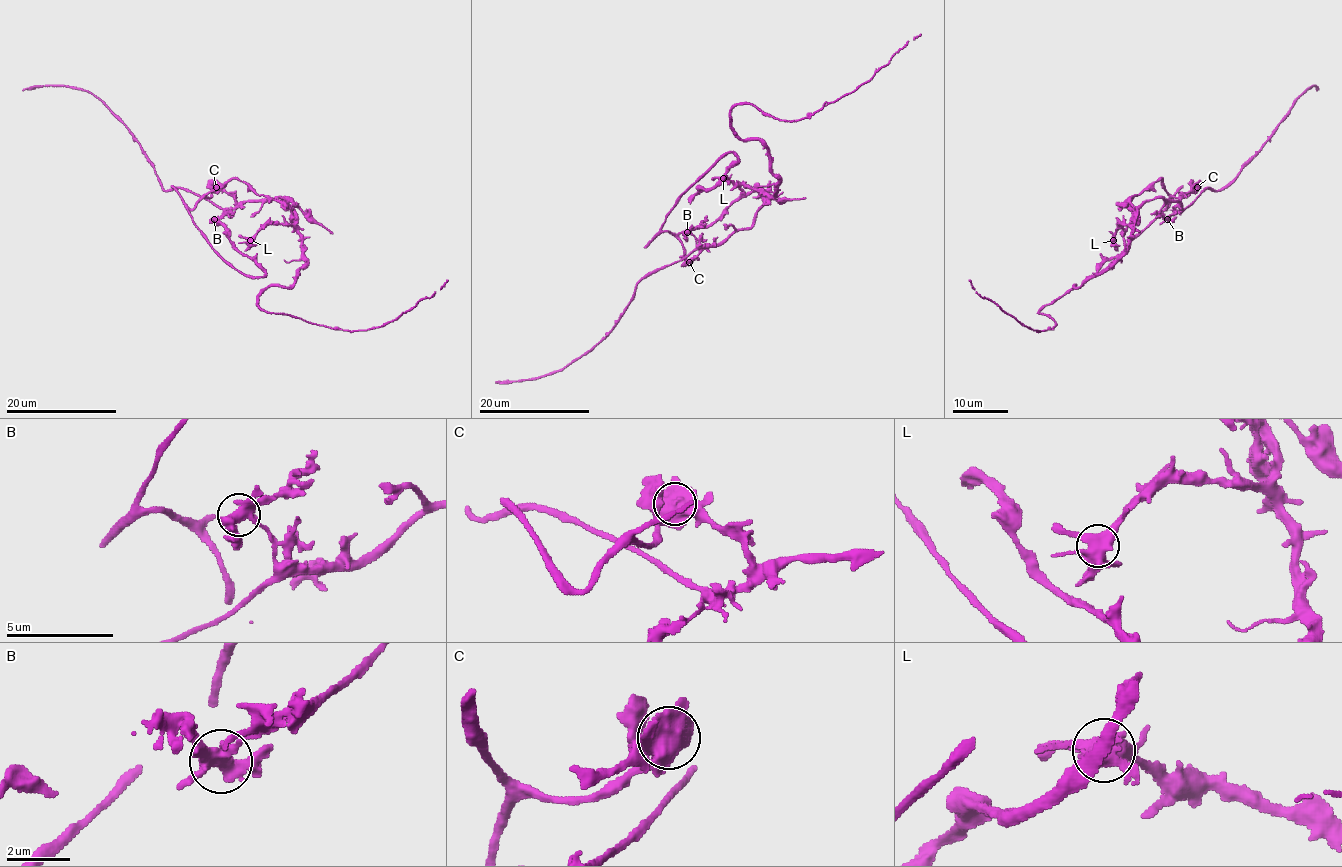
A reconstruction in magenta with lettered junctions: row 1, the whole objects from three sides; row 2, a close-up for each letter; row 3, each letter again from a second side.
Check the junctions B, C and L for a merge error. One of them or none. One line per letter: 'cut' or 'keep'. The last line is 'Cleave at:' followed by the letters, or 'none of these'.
B: keep
C: cut
L: keep
Cleave at: C

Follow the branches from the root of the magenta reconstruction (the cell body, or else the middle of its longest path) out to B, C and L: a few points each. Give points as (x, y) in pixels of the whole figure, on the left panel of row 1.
B: (292, 220), (292, 210), (279, 197), (239, 203), (214, 220)
C: (292, 220), (292, 210), (279, 197), (238, 203), (216, 186)
L: (292, 220), (293, 225), (267, 224), (250, 240)

